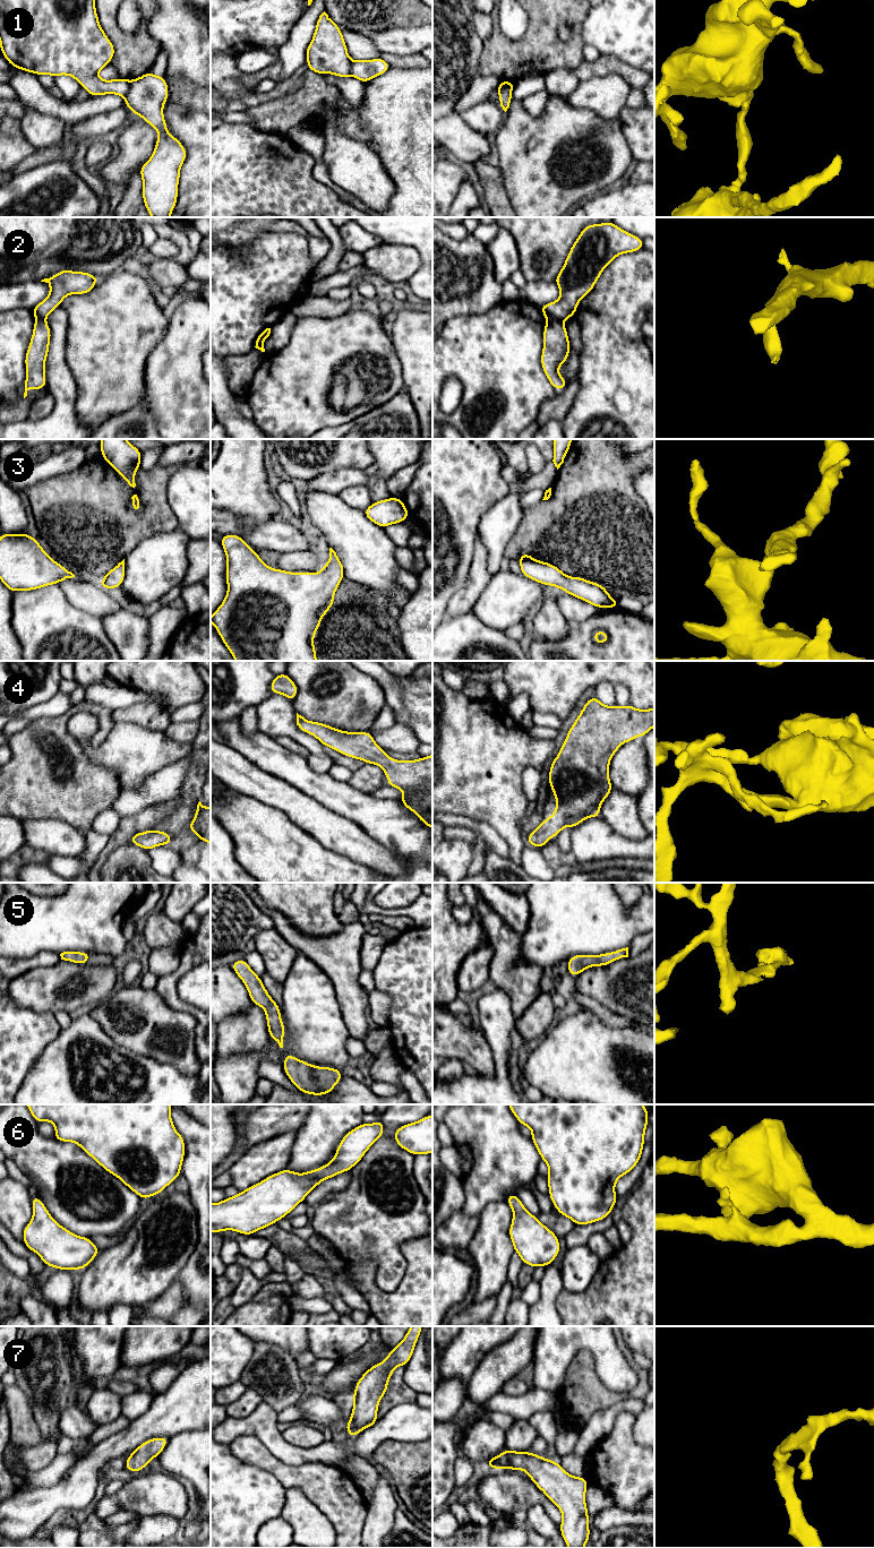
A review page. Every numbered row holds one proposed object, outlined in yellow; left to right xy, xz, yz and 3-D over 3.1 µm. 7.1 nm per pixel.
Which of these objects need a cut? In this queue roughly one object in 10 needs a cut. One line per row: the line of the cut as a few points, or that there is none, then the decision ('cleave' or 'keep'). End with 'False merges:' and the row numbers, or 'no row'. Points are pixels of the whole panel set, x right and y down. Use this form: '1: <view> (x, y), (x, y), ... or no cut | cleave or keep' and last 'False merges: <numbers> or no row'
1: xy (130, 80), (130, 87), (123, 96) | cleave
2: yz (559, 319), (547, 320) | cleave
3: no cut | keep
4: no cut | keep
5: no cut | keep
6: no cut | keep
7: no cut | keep
False merges: 1, 2

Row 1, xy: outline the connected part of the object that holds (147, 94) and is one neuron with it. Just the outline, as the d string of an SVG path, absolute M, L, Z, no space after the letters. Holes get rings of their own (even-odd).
M147 71L130 80L126 106L158 132L149 160L140 166L144 205L152 217L170 217L178 200L180 169L187 157L185 146L168 134L163 106L169 86L162 76Z

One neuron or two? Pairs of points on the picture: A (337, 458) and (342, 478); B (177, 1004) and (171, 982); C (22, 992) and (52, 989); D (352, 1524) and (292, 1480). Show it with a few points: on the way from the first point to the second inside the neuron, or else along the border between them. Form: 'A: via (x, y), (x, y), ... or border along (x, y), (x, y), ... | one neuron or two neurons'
A: border along (363, 469), (341, 467), (314, 475) | two neurons
B: via (172, 998), (171, 988) | one neuron
C: via (30, 990), (44, 990) | one neuron
D: via (339, 1508), (308, 1480) | one neuron

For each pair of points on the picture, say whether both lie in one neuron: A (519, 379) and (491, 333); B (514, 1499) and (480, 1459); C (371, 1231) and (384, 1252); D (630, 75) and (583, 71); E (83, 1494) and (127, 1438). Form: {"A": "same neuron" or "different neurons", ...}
{"A": "same neuron", "B": "different neurons", "C": "same neuron", "D": "same neuron", "E": "same neuron"}

